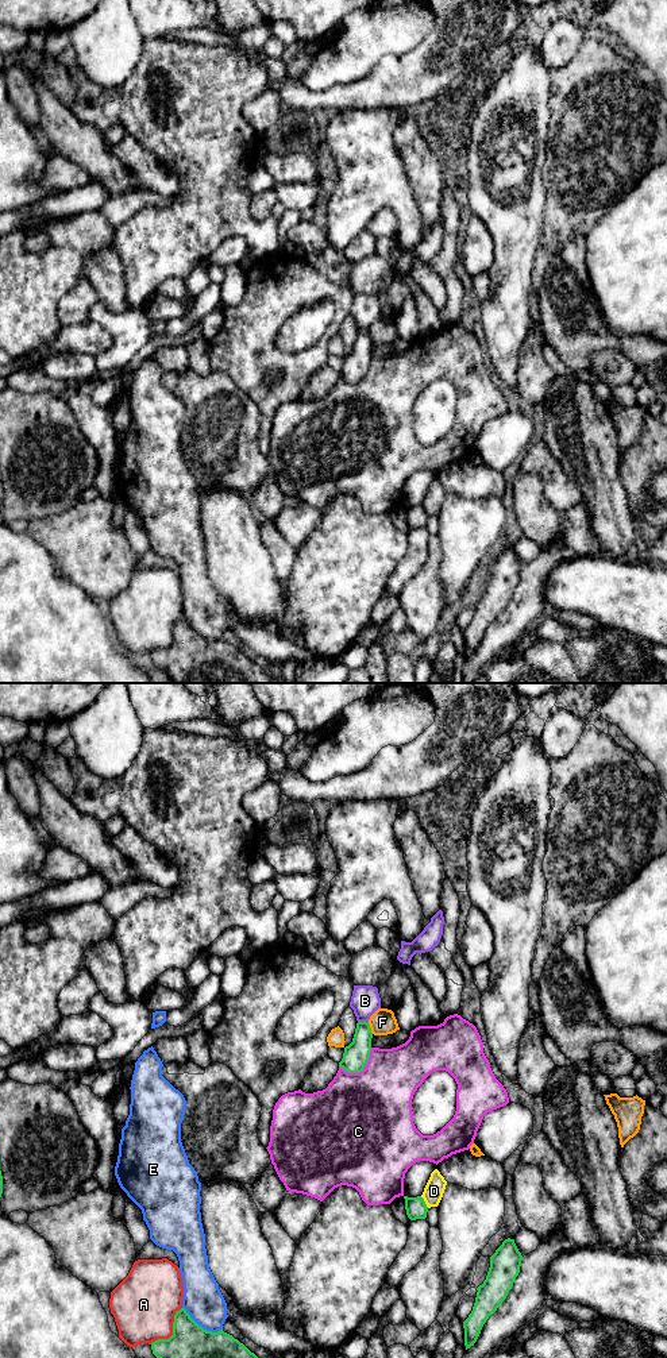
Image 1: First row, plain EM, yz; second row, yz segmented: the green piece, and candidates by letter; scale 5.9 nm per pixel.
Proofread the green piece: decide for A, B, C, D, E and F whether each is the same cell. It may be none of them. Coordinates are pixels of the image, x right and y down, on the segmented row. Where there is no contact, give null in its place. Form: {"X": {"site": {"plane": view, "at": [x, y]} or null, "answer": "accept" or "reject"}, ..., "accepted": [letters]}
{"A": {"site": {"plane": "yz", "at": [173, 1331]}, "answer": "reject"}, "B": {"site": {"plane": "yz", "at": [363, 1022]}, "answer": "reject"}, "C": {"site": {"plane": "yz", "at": [361, 1071]}, "answer": "reject"}, "D": {"site": {"plane": "yz", "at": [424, 1202]}, "answer": "reject"}, "E": {"site": {"plane": "yz", "at": [200, 1326]}, "answer": "reject"}, "F": {"site": {"plane": "yz", "at": [369, 1027]}, "answer": "reject"}, "accepted": []}

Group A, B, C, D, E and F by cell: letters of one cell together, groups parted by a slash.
A / B / C / D / E / F

